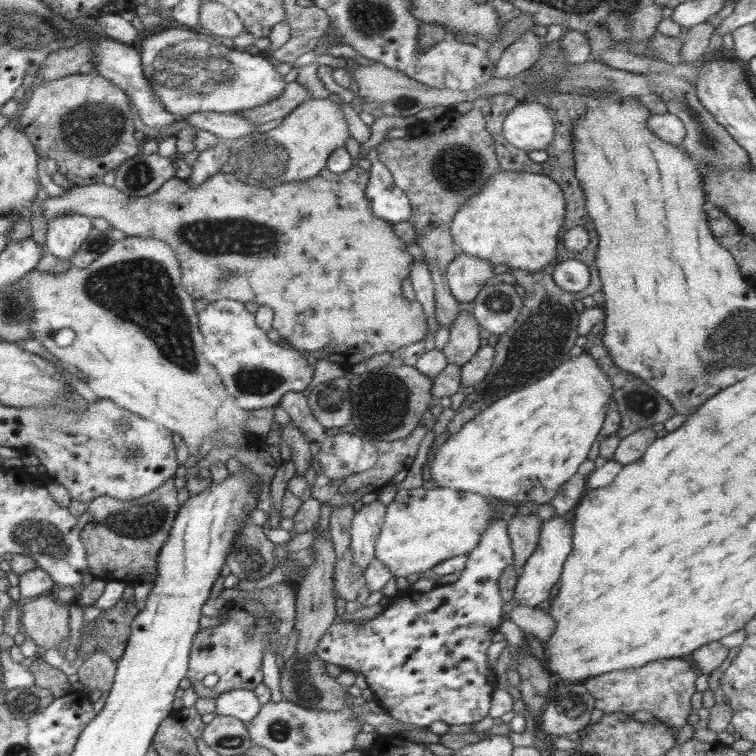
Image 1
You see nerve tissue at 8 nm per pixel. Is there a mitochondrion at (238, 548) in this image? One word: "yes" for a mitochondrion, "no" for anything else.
yes

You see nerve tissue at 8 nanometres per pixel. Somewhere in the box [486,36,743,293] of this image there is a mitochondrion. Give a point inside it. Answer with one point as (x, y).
(708, 139)

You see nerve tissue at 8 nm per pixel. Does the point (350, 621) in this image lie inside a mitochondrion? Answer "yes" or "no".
no

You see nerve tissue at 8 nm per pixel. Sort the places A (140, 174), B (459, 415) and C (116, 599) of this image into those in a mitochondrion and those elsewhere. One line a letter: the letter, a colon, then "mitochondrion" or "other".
A: mitochondrion
B: other
C: other

